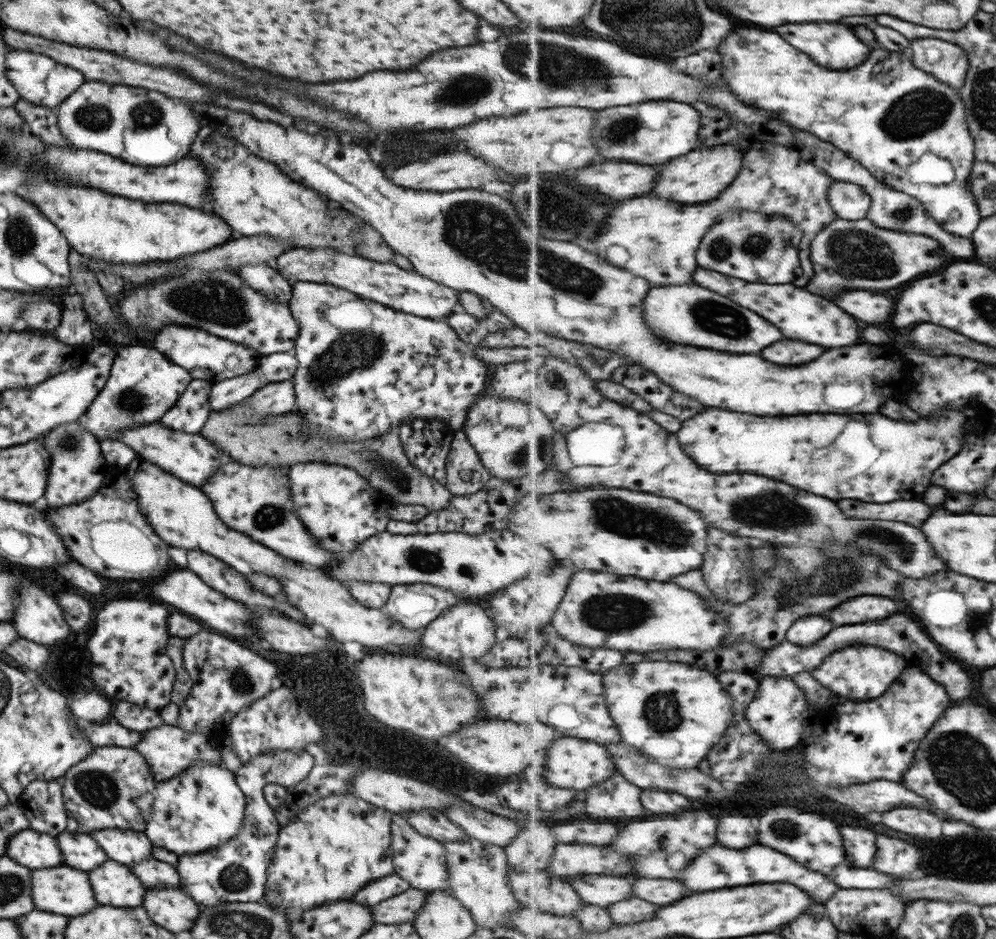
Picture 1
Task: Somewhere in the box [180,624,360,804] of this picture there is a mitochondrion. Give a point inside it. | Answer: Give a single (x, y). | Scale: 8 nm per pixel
(241, 684)

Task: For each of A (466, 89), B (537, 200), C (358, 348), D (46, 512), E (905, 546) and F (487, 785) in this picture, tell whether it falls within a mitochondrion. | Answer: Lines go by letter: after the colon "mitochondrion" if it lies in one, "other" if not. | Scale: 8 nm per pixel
A: mitochondrion
B: mitochondrion
C: mitochondrion
D: other
E: mitochondrion
F: other

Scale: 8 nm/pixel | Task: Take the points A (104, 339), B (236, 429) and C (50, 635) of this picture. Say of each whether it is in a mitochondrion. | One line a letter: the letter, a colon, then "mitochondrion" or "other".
A: other
B: mitochondrion
C: other

